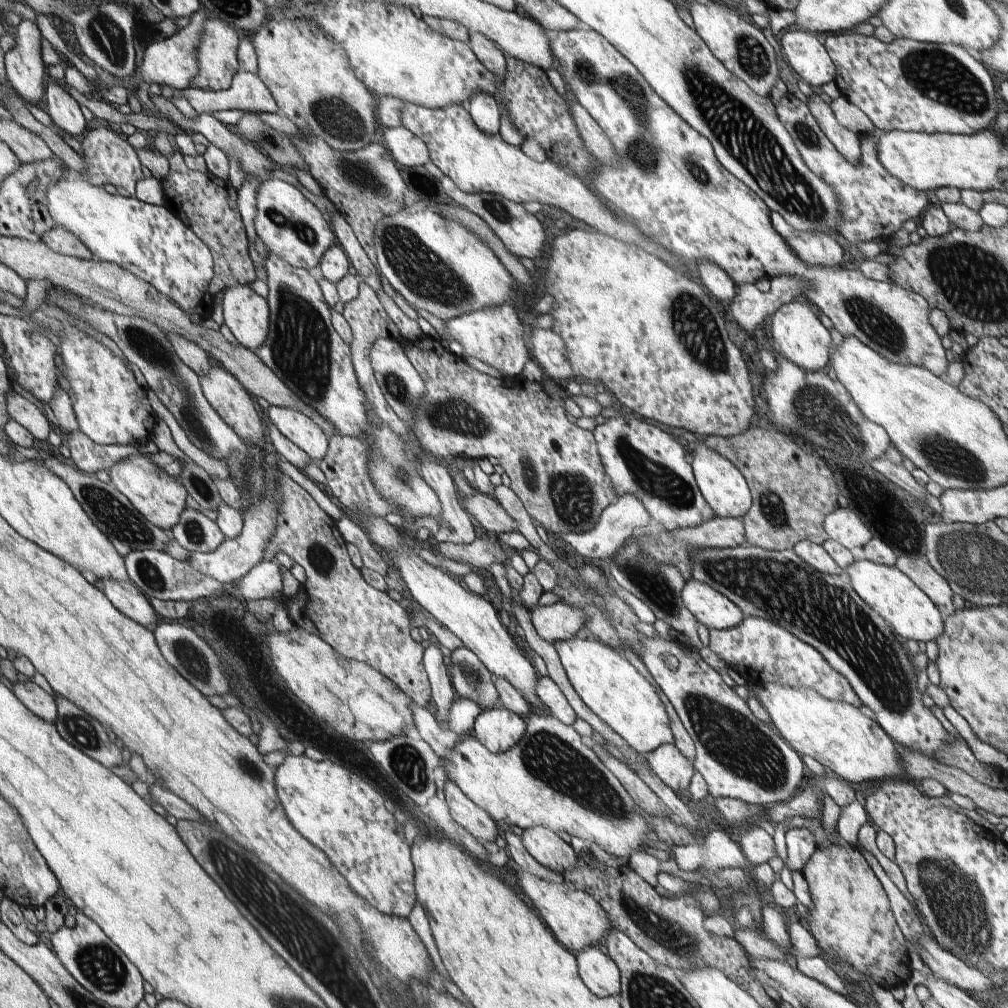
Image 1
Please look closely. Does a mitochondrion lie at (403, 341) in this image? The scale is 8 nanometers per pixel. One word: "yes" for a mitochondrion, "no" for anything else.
no

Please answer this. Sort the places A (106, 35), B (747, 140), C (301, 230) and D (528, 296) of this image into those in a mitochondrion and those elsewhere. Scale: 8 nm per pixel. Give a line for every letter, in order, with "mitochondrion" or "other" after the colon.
A: mitochondrion
B: mitochondrion
C: mitochondrion
D: other

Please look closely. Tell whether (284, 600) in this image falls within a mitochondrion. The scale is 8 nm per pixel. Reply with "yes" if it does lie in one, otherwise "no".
no

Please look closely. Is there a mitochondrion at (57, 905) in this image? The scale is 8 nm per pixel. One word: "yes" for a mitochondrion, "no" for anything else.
no

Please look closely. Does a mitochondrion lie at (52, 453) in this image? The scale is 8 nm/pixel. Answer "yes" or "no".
no

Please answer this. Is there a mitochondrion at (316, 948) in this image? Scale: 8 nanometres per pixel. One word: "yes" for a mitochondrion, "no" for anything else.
yes

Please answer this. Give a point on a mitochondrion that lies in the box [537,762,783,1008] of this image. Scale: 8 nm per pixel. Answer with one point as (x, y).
(672, 938)

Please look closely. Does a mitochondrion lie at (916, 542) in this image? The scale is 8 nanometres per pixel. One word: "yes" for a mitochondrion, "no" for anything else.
yes

